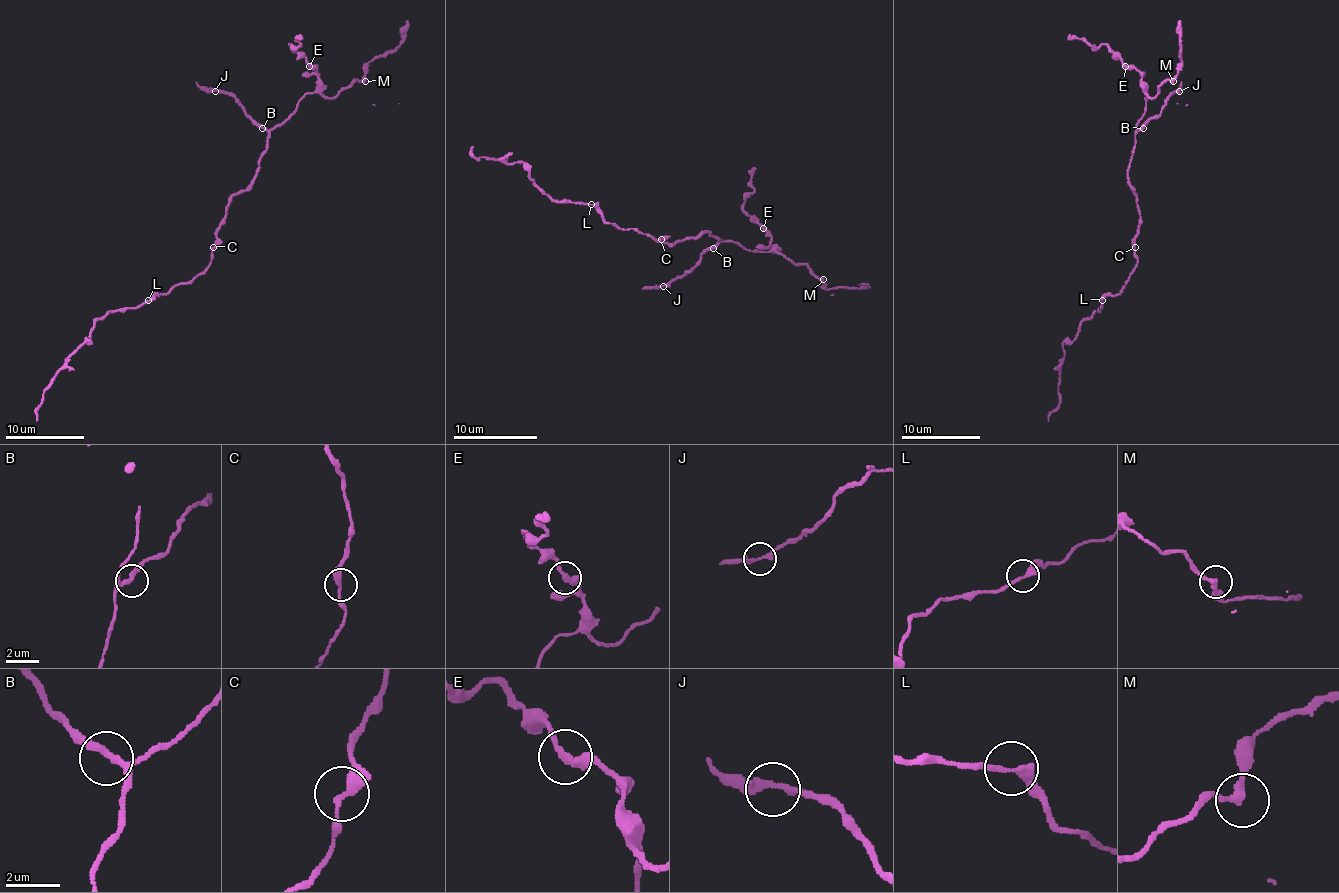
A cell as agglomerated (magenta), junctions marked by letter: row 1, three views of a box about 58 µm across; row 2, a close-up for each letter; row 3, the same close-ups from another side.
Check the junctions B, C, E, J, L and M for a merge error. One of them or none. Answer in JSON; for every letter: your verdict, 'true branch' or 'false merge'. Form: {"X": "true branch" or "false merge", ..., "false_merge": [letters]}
{"B": "true branch", "C": "true branch", "E": "true branch", "J": "true branch", "L": "true branch", "M": "true branch", "false_merge": []}

